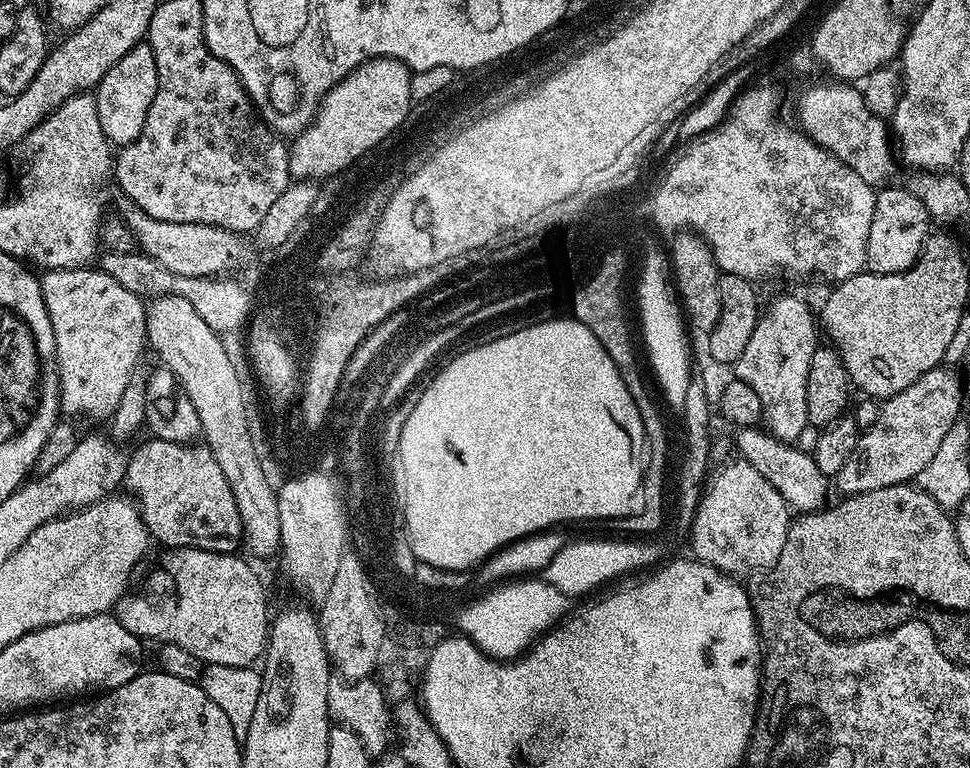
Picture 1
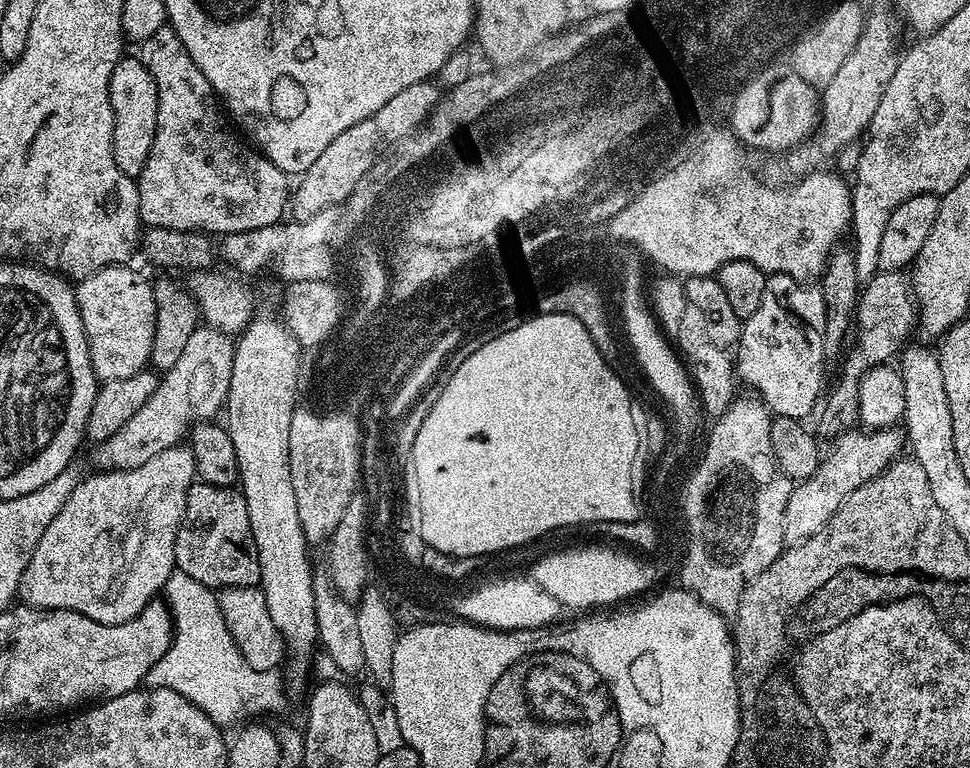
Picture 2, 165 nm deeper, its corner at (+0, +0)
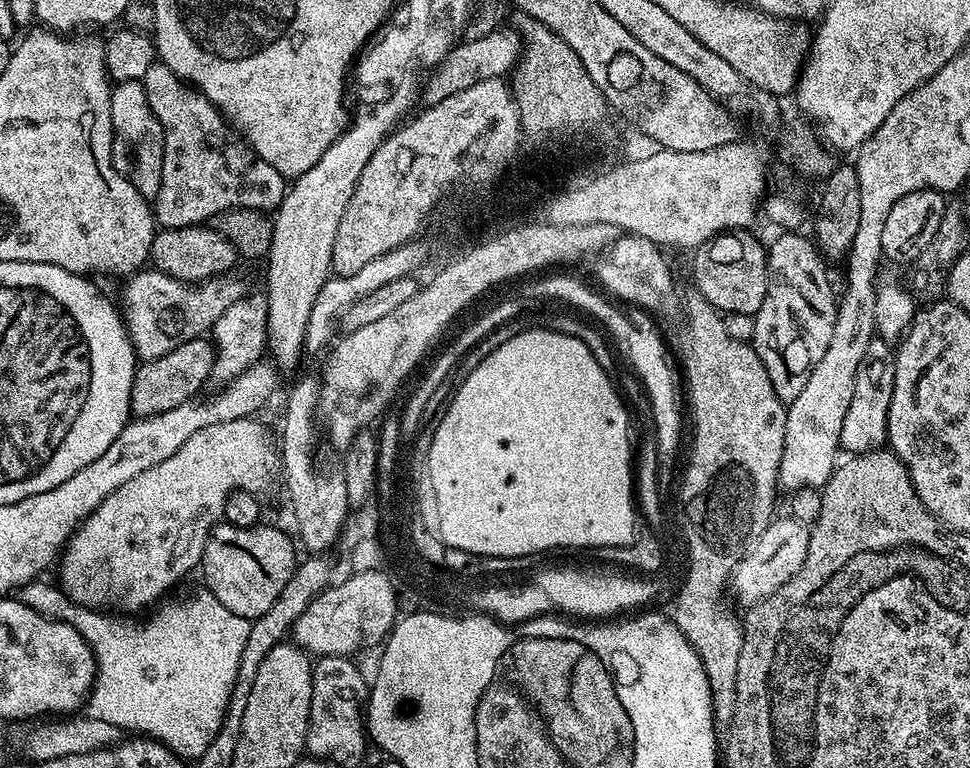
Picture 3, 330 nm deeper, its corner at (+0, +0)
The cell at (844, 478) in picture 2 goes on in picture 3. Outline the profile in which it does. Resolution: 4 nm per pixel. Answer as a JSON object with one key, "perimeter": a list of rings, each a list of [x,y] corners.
{"perimeter":[[[785,518],[773,519],[763,525],[764,533],[757,535],[751,541],[748,551],[737,561],[732,571],[730,592],[744,603],[751,606],[770,598],[774,590],[778,590],[802,570],[802,562],[806,562],[806,550],[808,549],[809,529],[799,524],[796,520]]]}

